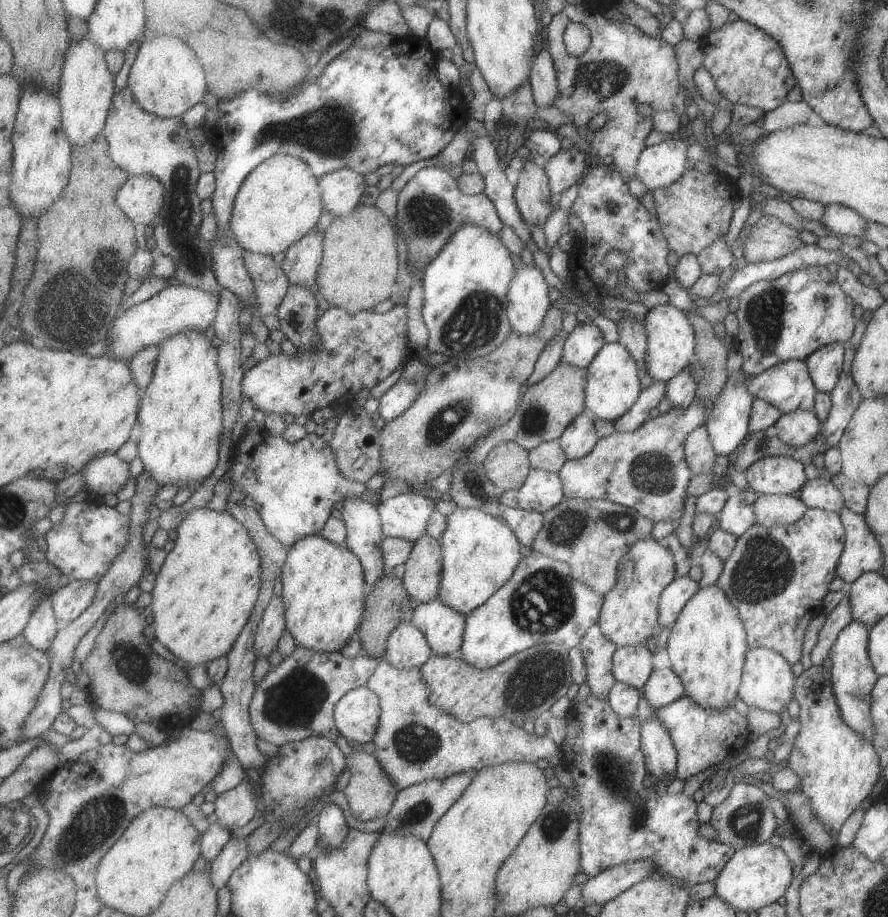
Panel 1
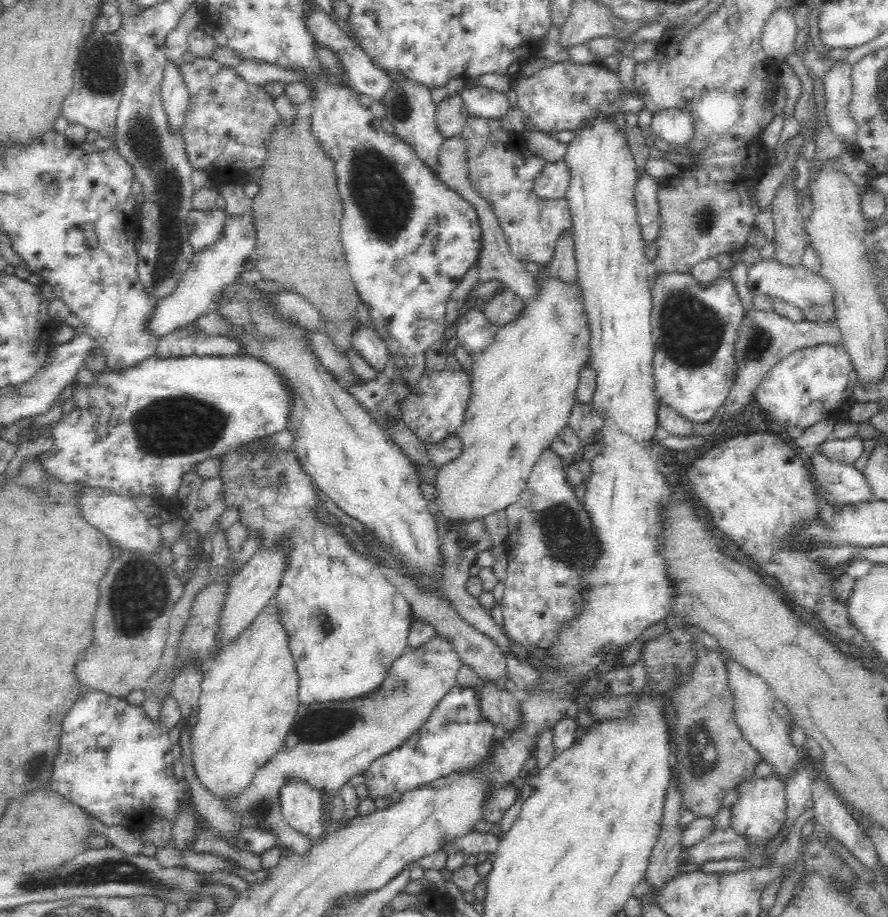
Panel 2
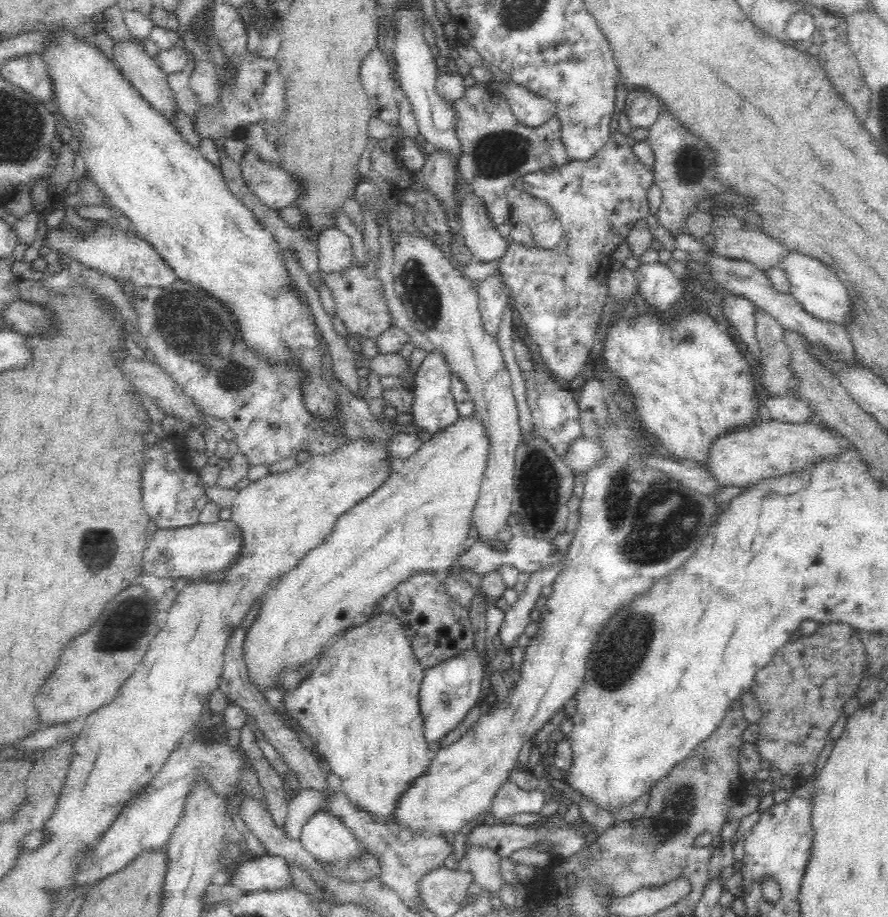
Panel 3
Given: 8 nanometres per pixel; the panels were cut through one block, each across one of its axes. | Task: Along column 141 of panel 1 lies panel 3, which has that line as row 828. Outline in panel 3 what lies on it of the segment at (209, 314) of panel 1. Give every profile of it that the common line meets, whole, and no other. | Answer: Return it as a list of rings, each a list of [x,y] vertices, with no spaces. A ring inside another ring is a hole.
[[[332,812],[318,814],[308,820],[299,840],[318,862],[336,866],[338,870],[345,872],[356,864],[366,864],[371,860],[362,841]]]

